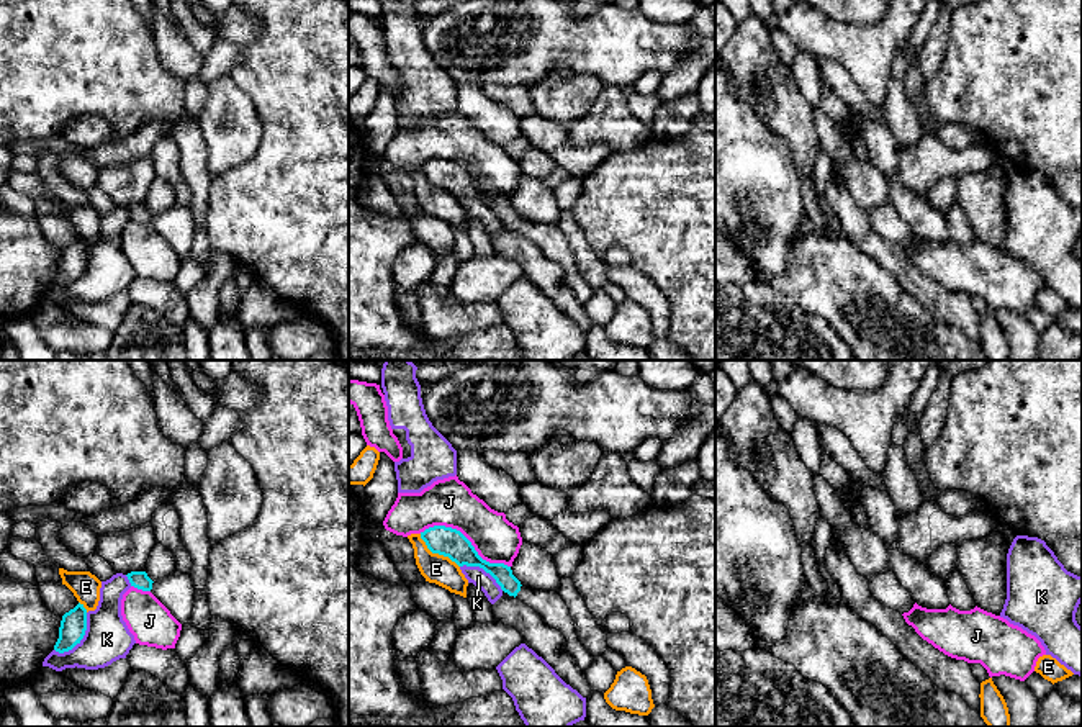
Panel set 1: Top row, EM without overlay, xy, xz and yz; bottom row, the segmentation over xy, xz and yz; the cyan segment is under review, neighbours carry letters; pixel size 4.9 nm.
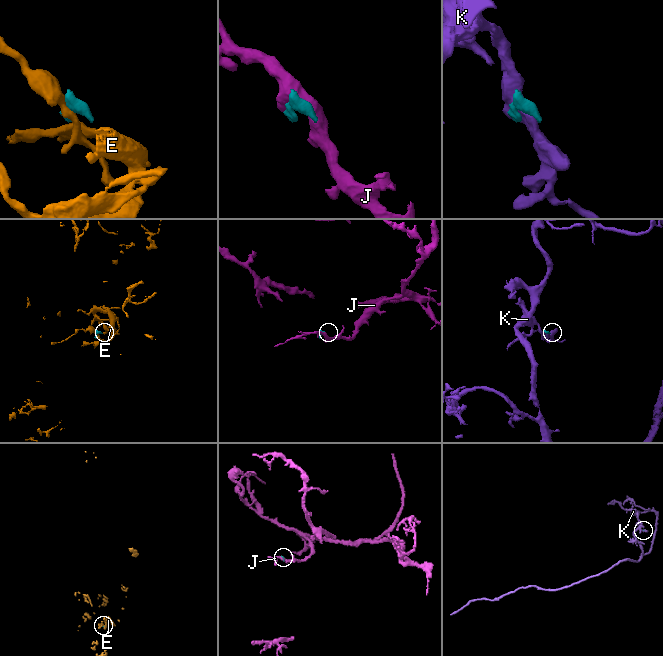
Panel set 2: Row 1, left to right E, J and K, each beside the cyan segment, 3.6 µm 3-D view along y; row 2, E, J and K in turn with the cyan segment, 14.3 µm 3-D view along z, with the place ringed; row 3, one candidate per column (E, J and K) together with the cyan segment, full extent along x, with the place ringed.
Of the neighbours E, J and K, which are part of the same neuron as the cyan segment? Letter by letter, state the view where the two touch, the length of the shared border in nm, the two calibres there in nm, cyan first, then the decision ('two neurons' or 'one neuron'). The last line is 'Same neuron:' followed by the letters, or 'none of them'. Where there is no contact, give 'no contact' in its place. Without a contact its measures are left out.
E: xz | 260 nm | 140/140 nm | two neurons
J: xz | 480 nm | 140/240 nm | two neurons
K: xy | 260 nm | 130/220 nm | two neurons
Same neuron: none of them

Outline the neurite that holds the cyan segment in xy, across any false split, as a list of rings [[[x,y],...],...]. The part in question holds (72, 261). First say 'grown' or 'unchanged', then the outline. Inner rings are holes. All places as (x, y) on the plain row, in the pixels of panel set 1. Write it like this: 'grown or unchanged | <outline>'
unchanged | [[[77,237],[74,242],[65,246],[59,260],[59,272],[54,283],[59,287],[72,283],[83,272],[87,264],[87,242],[83,237]]]

